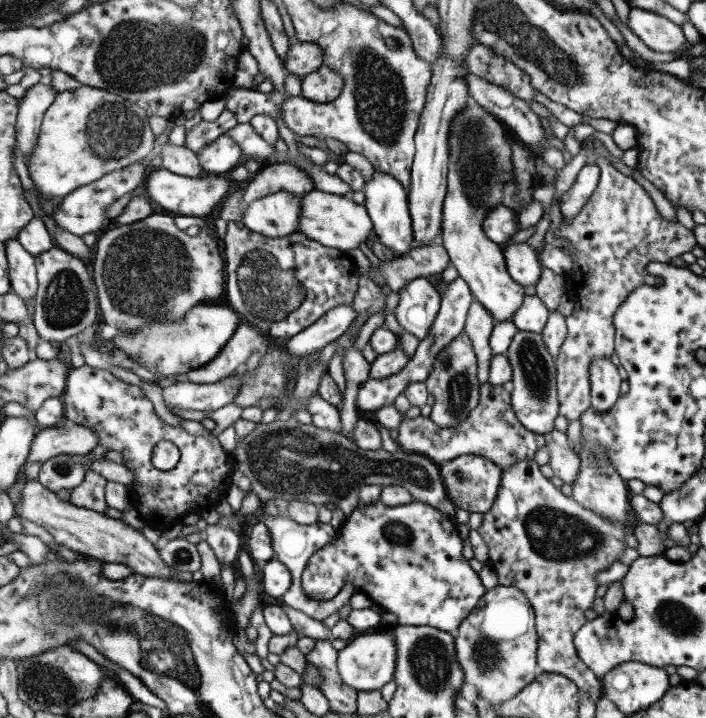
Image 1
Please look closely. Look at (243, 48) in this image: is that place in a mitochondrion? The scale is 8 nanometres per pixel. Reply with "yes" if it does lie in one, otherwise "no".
no

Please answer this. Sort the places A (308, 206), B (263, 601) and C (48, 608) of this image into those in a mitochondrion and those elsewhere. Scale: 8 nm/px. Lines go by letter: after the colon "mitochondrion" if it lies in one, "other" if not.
A: other
B: other
C: mitochondrion

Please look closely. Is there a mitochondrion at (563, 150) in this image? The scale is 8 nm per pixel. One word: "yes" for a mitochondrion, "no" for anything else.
no

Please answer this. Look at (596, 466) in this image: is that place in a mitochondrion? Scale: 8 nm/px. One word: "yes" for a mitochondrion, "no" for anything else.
yes

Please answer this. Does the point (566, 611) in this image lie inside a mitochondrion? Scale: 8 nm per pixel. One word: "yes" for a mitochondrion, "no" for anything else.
no

